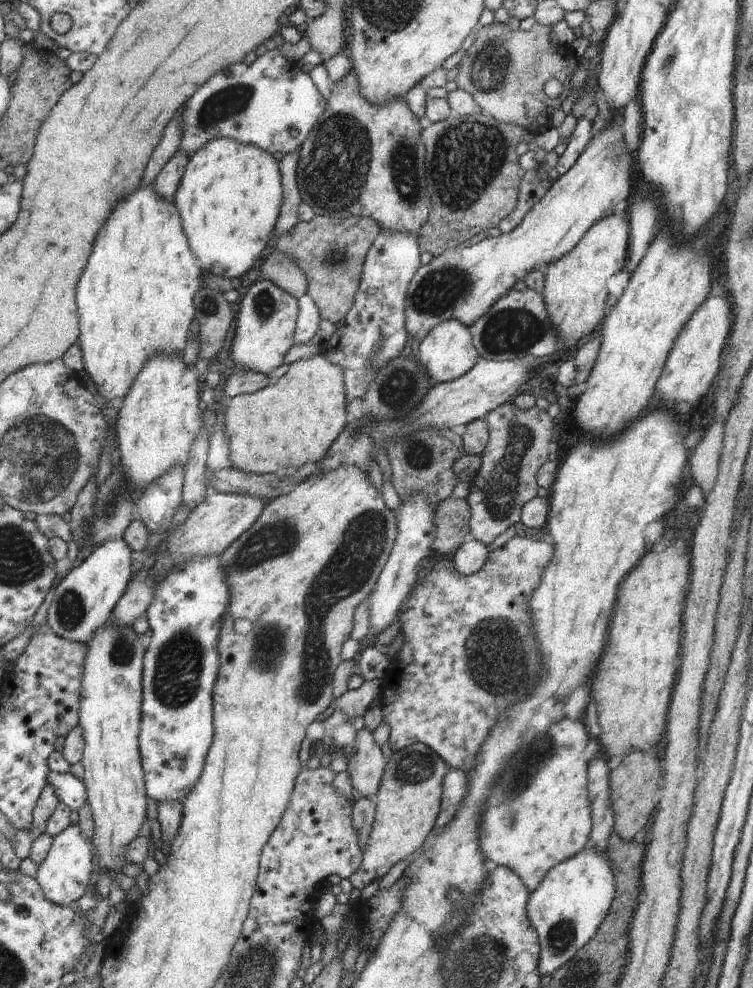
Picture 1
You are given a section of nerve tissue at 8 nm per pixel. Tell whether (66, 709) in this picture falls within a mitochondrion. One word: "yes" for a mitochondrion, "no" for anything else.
no

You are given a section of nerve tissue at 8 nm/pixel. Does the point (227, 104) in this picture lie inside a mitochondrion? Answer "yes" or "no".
yes

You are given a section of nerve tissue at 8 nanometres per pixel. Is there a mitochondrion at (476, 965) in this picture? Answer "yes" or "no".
yes

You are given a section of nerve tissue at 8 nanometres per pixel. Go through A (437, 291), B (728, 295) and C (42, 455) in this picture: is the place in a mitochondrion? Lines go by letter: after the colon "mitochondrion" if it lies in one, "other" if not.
A: mitochondrion
B: other
C: mitochondrion

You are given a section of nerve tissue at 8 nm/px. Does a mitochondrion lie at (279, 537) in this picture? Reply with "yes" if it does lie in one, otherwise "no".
yes

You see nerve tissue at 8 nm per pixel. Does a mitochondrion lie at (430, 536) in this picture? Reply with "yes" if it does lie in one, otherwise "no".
no

